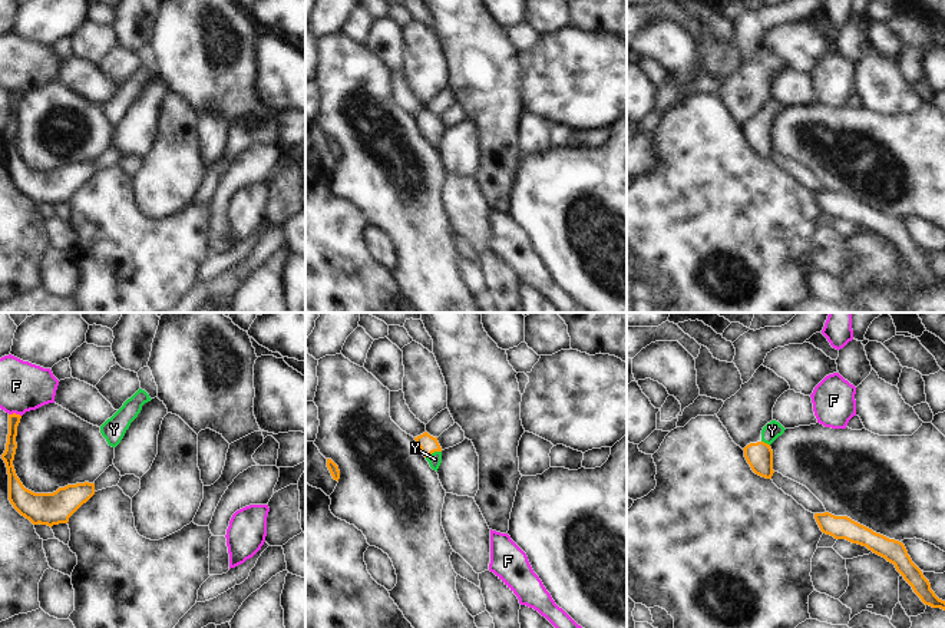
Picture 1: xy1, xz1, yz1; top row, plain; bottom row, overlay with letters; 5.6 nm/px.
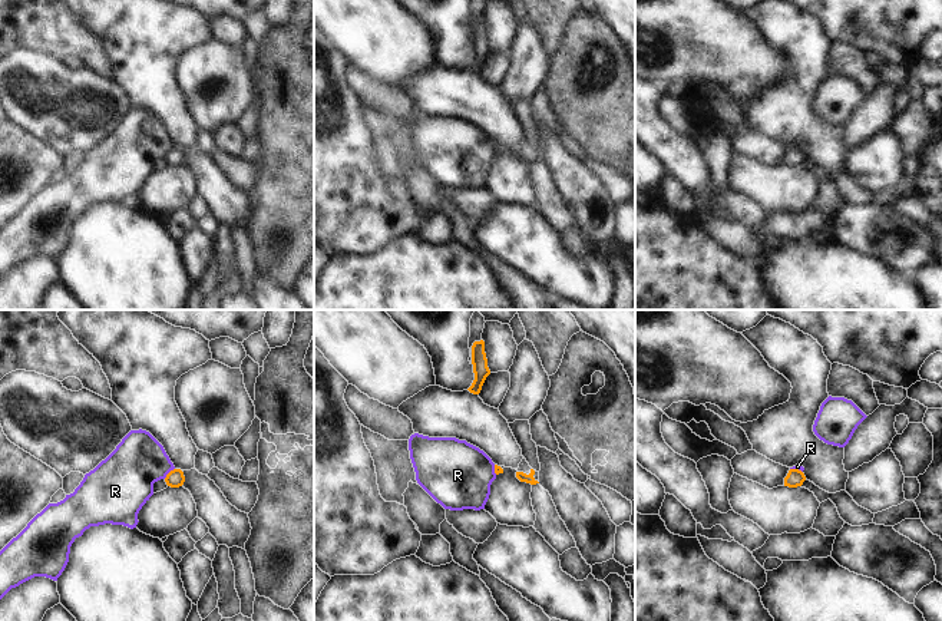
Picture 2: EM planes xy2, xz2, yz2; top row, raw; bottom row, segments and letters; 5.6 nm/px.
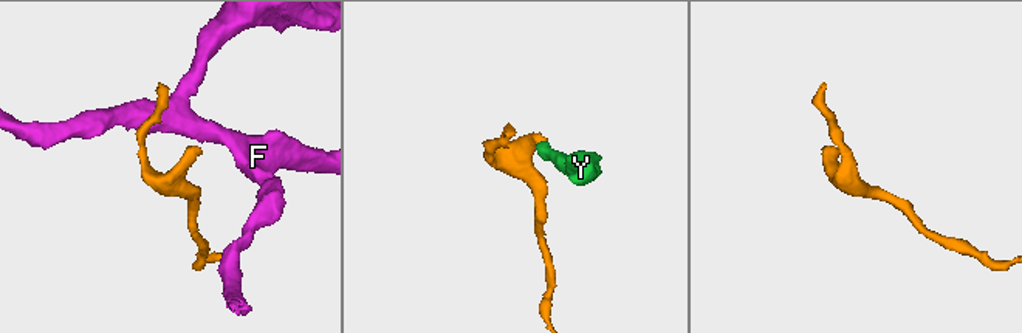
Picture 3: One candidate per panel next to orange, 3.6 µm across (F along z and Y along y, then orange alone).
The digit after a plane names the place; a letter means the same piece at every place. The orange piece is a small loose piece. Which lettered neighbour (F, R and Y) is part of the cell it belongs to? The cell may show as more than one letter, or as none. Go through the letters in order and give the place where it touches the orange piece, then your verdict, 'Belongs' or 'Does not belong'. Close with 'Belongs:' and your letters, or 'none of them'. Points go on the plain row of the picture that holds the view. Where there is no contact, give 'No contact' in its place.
F: Touches orange at xy1 (15, 92). Does not belong
R: Touches orange at xy2 (168, 152). Does not belong
Y: Touches orange at xz1 (433, 131). Belongs
Belongs: Y.

